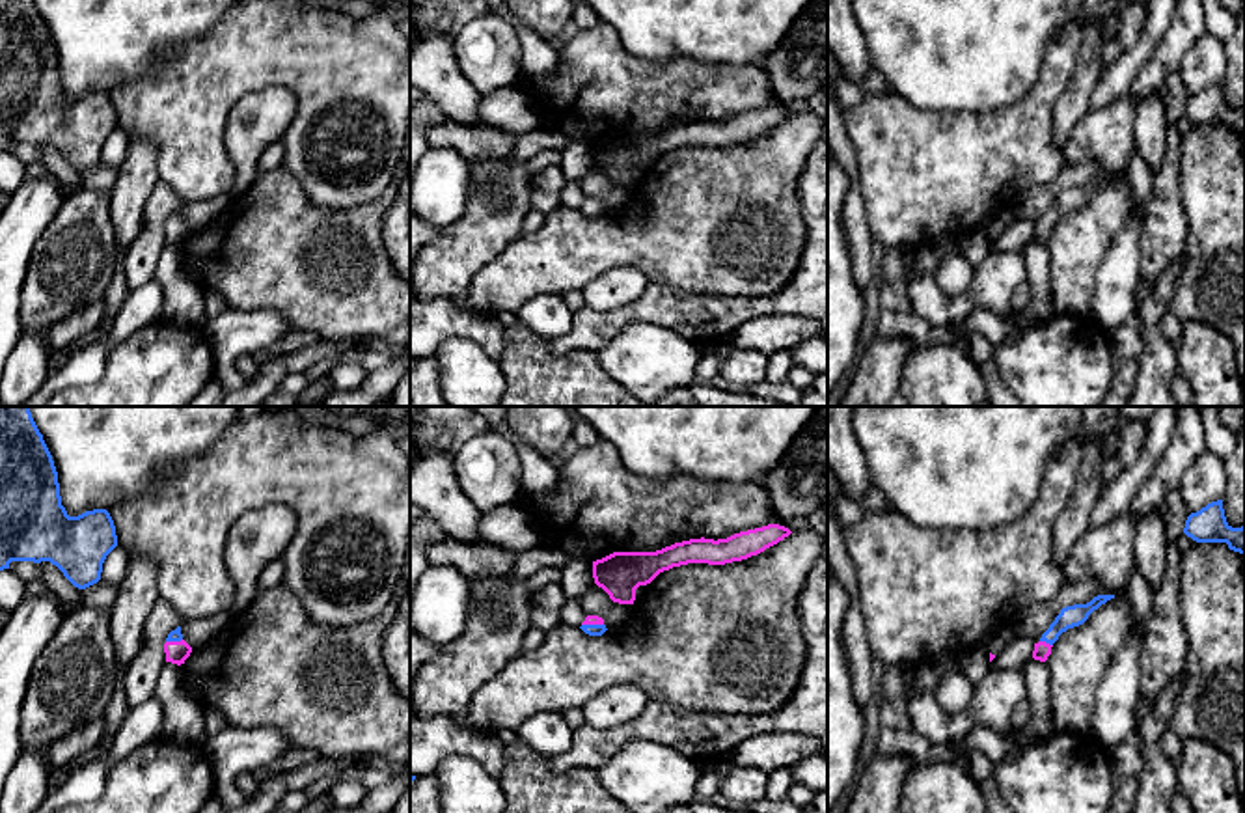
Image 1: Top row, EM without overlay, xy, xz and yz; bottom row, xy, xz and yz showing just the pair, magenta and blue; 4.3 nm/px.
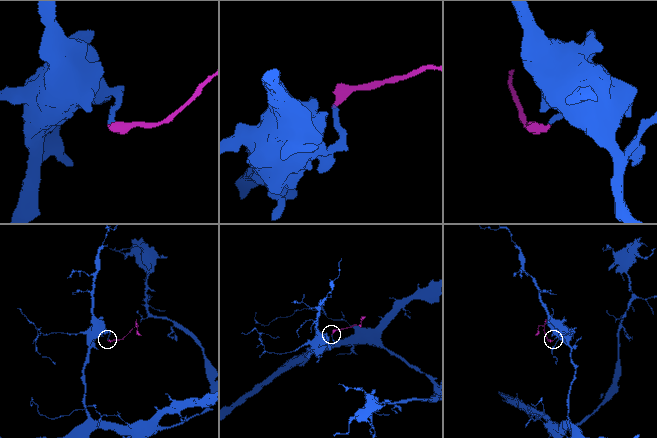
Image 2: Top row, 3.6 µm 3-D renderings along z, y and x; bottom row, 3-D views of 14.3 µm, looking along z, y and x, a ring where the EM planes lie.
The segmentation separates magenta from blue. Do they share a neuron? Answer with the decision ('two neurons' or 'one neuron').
one neuron

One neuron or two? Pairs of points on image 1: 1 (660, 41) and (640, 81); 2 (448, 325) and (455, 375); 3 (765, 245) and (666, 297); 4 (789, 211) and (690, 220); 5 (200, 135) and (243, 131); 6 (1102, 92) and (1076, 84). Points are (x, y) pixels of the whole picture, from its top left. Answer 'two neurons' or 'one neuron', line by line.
1: two neurons
2: two neurons
3: two neurons
4: one neuron
5: two neurons
6: two neurons

